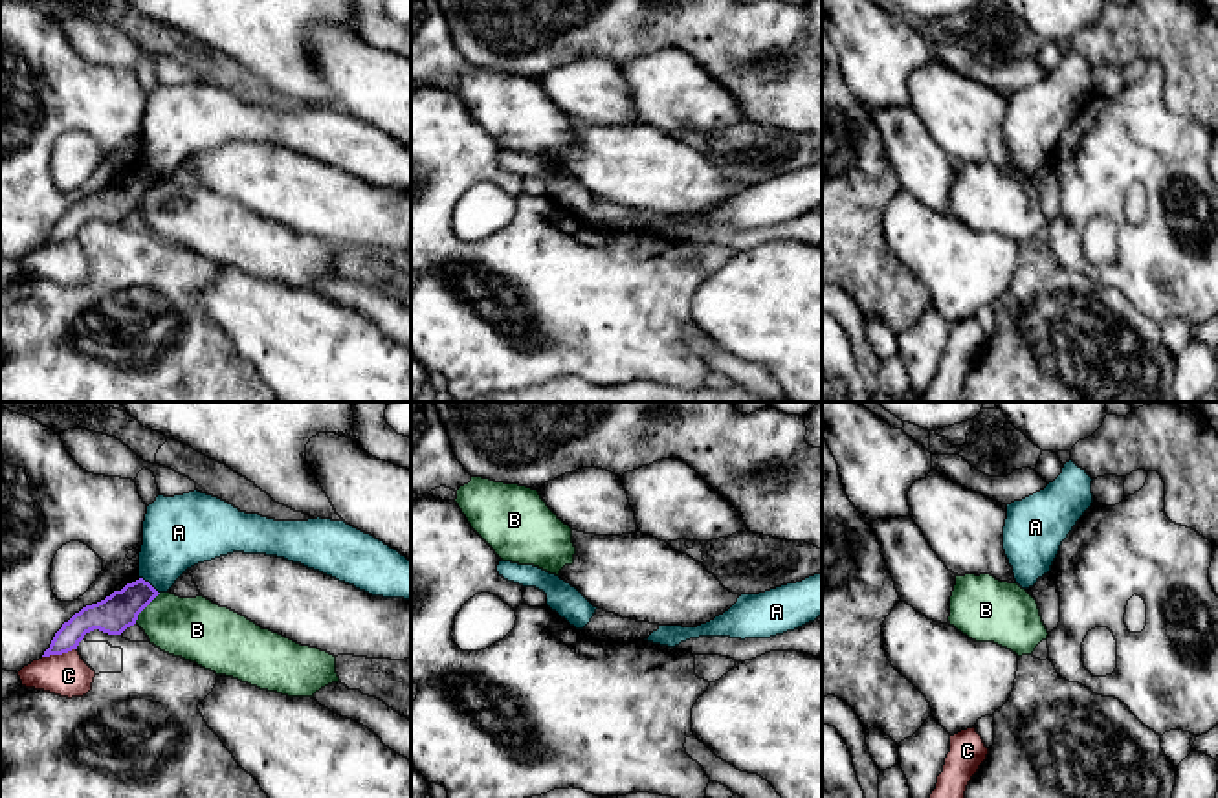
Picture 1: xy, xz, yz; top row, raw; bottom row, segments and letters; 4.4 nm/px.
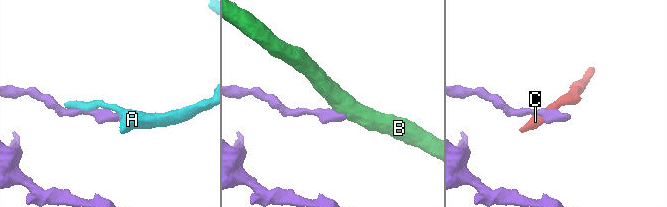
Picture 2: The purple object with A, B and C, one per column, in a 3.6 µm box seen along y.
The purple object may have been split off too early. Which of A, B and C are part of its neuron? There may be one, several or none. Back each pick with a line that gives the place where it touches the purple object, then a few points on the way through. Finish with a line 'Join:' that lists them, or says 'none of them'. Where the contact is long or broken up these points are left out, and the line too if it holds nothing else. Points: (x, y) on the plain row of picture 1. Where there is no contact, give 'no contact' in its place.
Join: none of them

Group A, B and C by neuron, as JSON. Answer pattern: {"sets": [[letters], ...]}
{"sets": [["A"], ["B"], ["C"]]}

